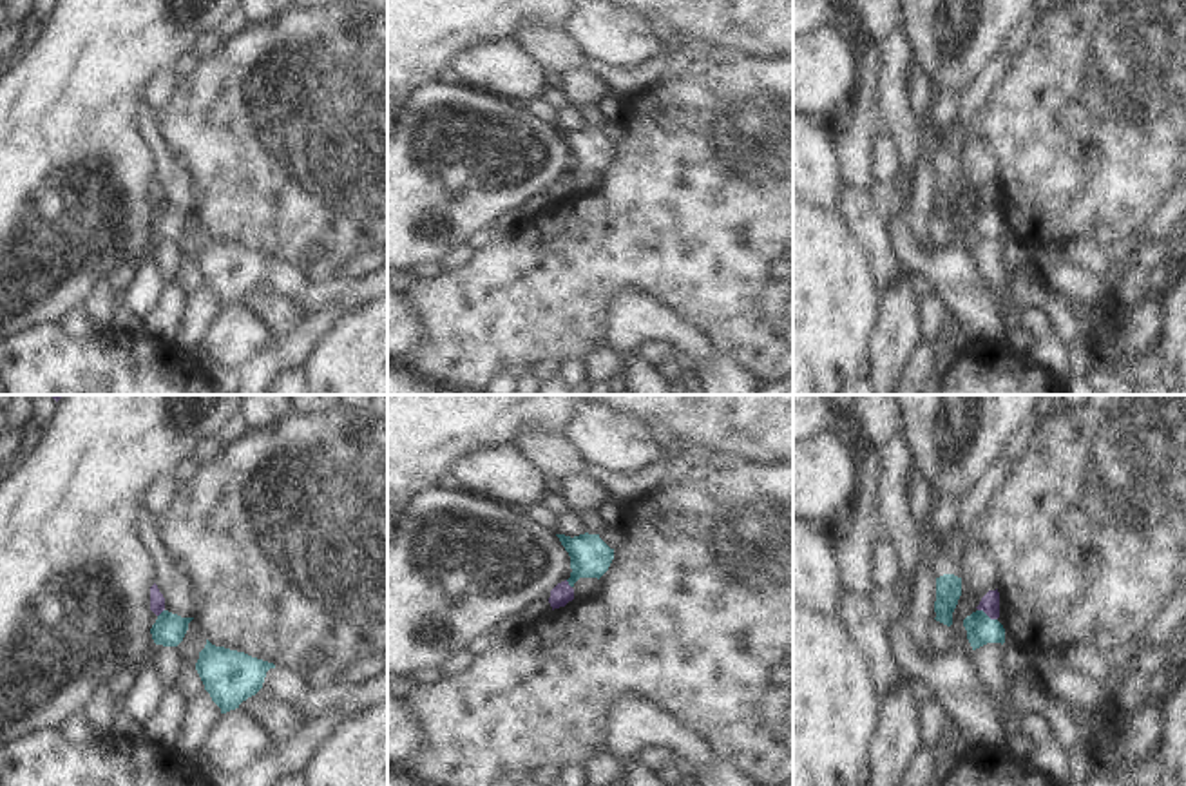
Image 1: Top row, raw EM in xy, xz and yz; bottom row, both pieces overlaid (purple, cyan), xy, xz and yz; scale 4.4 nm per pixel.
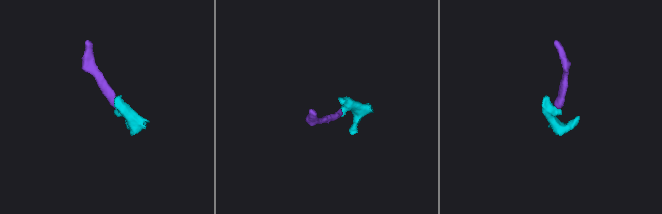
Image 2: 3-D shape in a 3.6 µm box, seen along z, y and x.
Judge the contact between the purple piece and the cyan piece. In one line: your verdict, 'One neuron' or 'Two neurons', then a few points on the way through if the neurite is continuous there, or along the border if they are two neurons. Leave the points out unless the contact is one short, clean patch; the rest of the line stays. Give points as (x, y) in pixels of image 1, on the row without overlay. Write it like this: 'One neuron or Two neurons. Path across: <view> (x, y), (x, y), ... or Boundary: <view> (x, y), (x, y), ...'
One neuron. Path across: yz (989, 198), (987, 209), (980, 223)

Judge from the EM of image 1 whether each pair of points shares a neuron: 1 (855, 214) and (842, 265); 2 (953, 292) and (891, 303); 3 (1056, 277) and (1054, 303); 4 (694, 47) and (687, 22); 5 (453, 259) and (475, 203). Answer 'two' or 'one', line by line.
1: two
2: two
3: two
4: two
5: two

